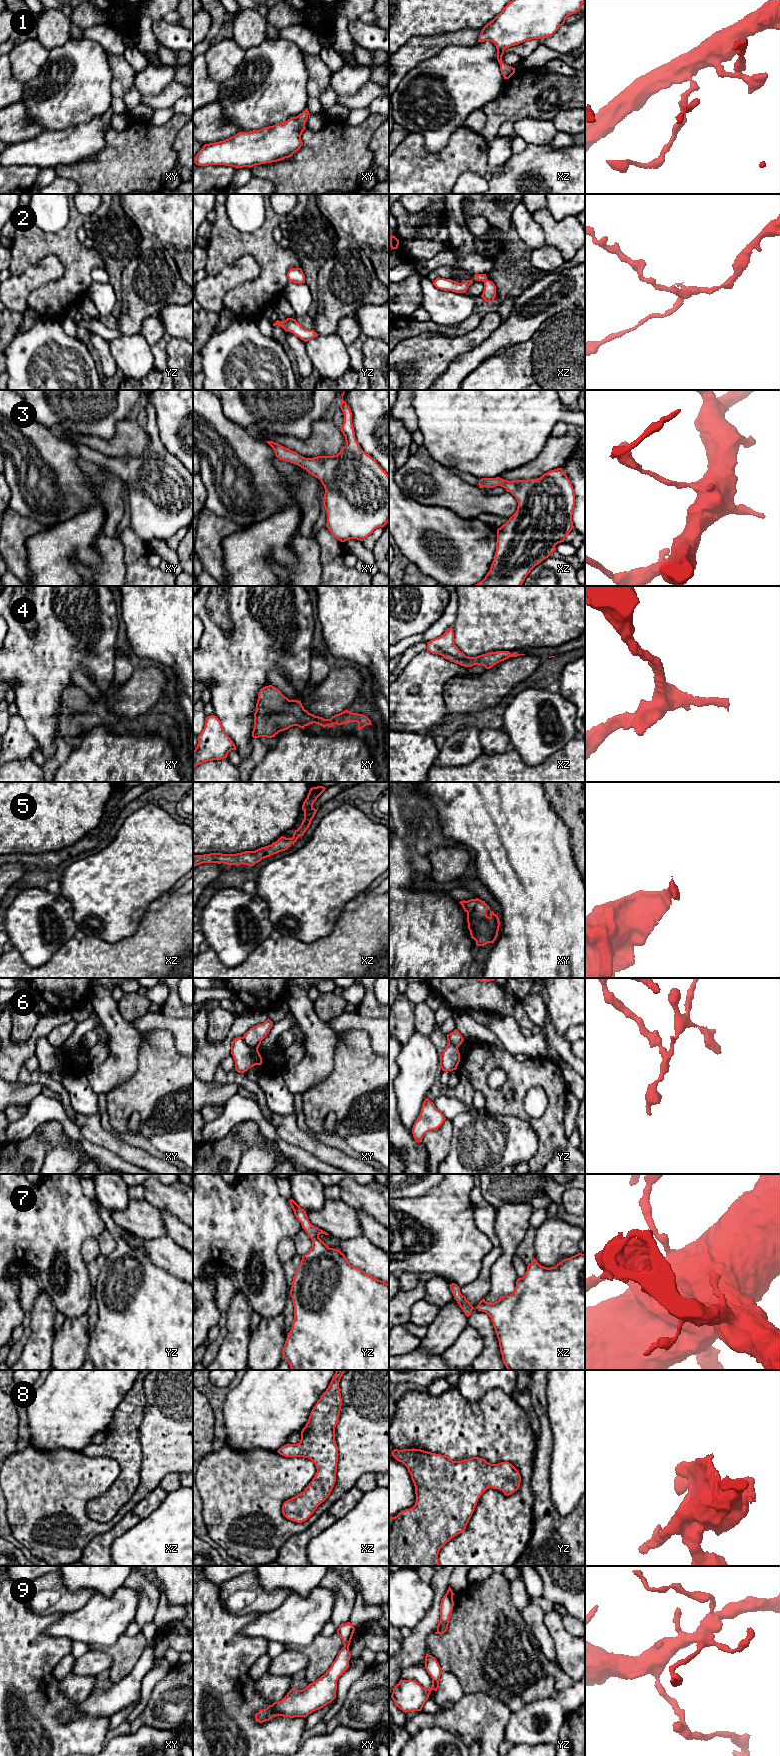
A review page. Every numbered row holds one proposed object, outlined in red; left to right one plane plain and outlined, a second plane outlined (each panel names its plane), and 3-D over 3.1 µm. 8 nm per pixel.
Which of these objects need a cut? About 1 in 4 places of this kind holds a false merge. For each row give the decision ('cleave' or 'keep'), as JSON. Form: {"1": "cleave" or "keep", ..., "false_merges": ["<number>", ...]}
{"1": "keep", "2": "keep", "3": "keep", "4": "keep", "5": "keep", "6": "cleave", "7": "keep", "8": "keep", "9": "keep", "false_merges": ["6"]}

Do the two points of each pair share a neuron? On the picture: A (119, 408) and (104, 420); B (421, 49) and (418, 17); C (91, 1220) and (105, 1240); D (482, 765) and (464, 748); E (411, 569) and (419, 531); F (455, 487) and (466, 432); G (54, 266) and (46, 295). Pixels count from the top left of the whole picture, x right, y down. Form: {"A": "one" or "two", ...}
{"A": "one", "B": "two", "C": "two", "D": "two", "E": "two", "F": "two", "G": "two"}

